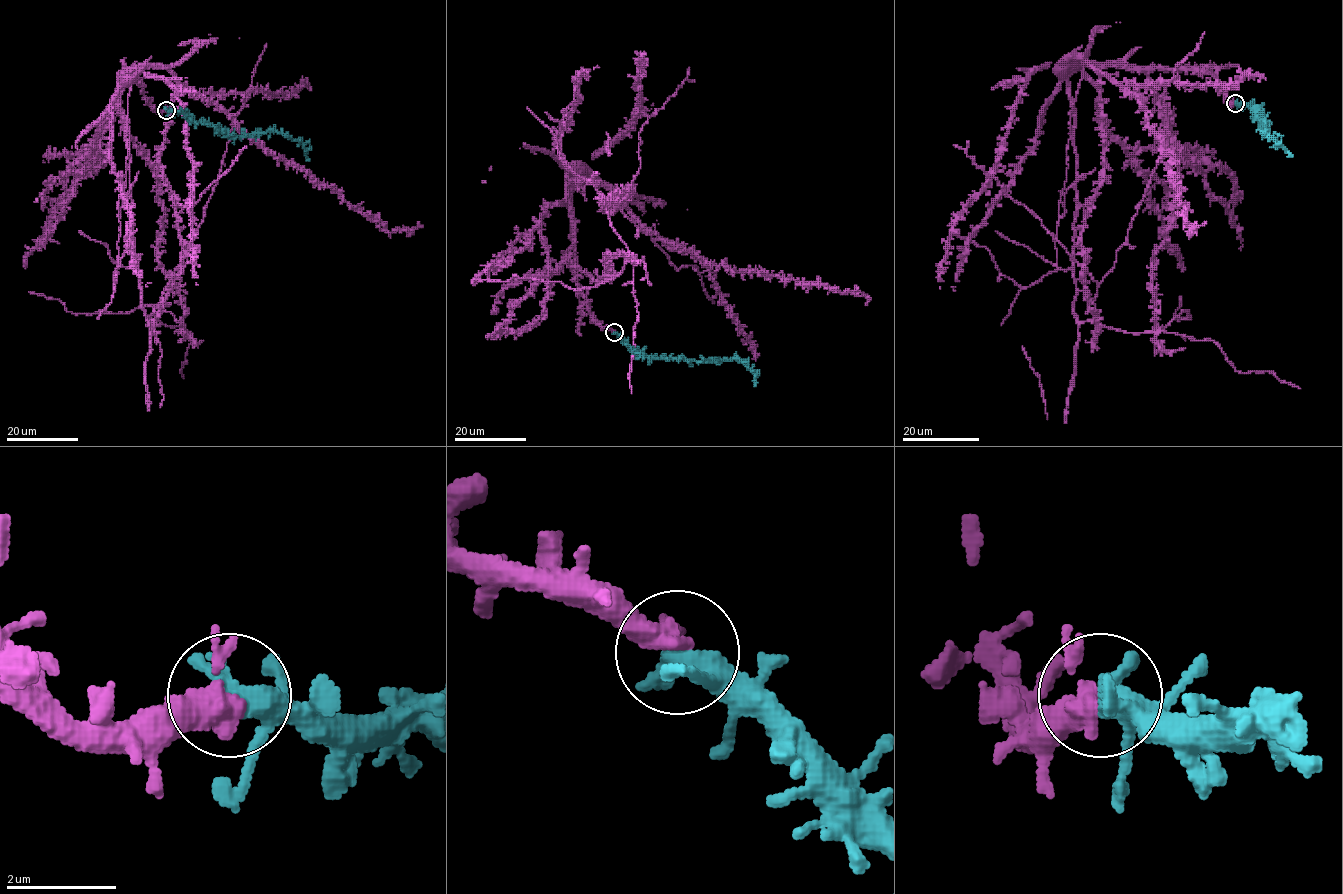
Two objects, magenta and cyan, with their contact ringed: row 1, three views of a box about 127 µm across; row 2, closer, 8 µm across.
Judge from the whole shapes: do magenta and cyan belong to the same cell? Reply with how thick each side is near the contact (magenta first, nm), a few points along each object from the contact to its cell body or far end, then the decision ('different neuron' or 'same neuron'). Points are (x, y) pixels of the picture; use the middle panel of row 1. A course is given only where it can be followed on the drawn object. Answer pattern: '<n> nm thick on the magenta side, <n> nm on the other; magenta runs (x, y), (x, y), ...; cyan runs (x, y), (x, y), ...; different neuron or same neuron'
300 nm thick on the magenta side, 400 nm on the other; magenta runs (615, 331), (578, 283), (572, 192), (590, 180), (622, 196), (607, 209), (629, 187), (618, 207), (714, 303); cyan runs (615, 332), (634, 349), (647, 356), (739, 360), (752, 373), (755, 386); same neuron

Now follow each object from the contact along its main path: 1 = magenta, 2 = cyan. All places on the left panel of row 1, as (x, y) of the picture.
1: (167, 110), (157, 111), (124, 73), (155, 67), (174, 76), (159, 155), (183, 249), (171, 280), (266, 44)
2: (167, 110), (181, 111), (199, 122), (216, 125), (236, 135), (282, 132), (304, 147), (307, 160)

